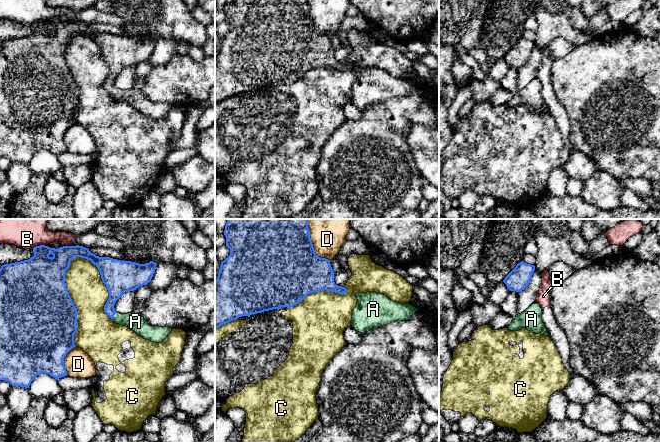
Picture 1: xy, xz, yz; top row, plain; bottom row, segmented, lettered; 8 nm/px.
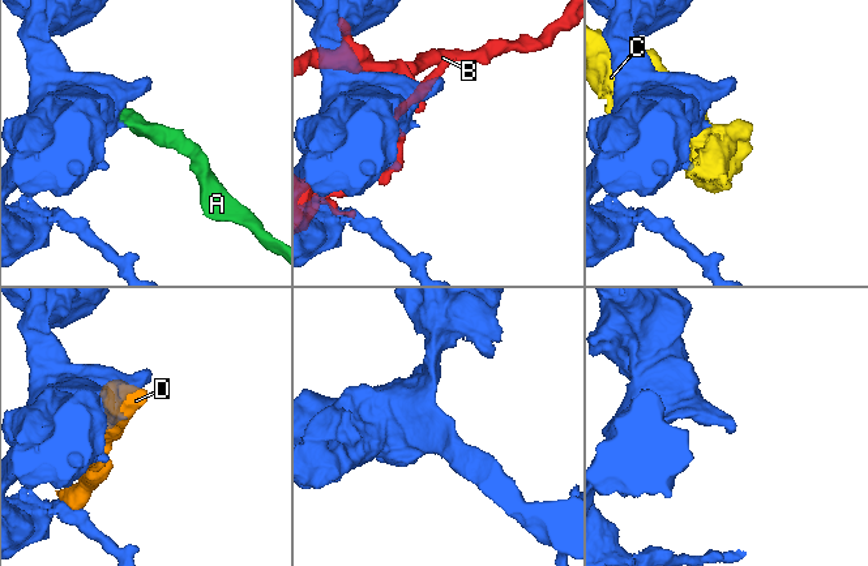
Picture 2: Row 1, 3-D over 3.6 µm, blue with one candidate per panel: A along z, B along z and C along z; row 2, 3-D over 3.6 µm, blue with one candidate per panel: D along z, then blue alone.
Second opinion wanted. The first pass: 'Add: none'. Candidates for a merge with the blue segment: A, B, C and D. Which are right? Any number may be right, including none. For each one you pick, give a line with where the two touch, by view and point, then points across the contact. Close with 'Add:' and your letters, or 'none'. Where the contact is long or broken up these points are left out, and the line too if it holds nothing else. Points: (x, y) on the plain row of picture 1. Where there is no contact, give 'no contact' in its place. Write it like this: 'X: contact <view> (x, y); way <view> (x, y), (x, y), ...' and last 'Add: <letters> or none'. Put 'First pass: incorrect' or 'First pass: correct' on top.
First pass: incorrect
A: contact xy (113, 91); way xy (116, 60), (111, 77), (113, 91), (120, 95), (135, 97)
Add: A

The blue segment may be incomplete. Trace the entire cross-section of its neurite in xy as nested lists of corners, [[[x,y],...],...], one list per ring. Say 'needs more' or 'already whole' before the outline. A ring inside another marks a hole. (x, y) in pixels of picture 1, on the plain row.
needs more; [[[45,21],[33,24],[34,32],[28,36],[4,40],[0,44],[0,156],[8,157],[12,162],[29,164],[34,154],[42,149],[49,150],[58,156],[67,152],[64,142],[66,130],[75,122],[74,110],[77,108],[78,87],[66,64],[65,50],[74,33],[90,36],[99,46],[101,55],[106,61],[109,74],[104,82],[105,89],[114,99],[123,101],[134,107],[137,111],[155,119],[163,118],[173,104],[150,101],[139,86],[128,90],[115,87],[114,81],[123,69],[133,67],[140,62],[147,61],[155,48],[157,39],[139,40],[131,37],[117,36],[110,33],[99,33],[83,22],[63,22],[50,24]]]

